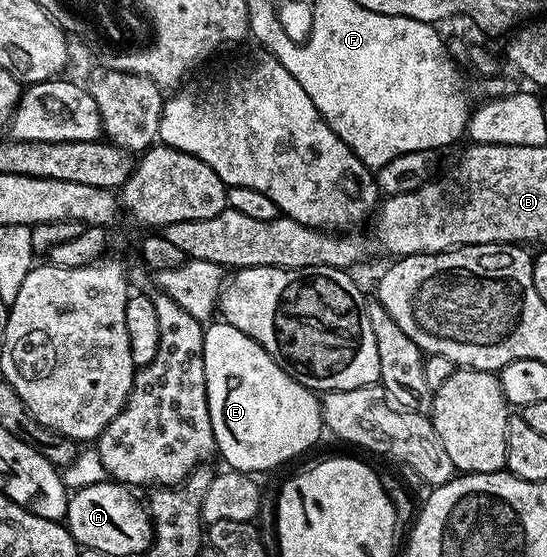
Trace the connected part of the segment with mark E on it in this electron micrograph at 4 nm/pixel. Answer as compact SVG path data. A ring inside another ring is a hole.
M221 319L207 324L204 329L204 379L216 453L230 464L227 466L231 470L259 475L265 469L274 469L308 452L324 433L319 394L287 375L256 339Z

